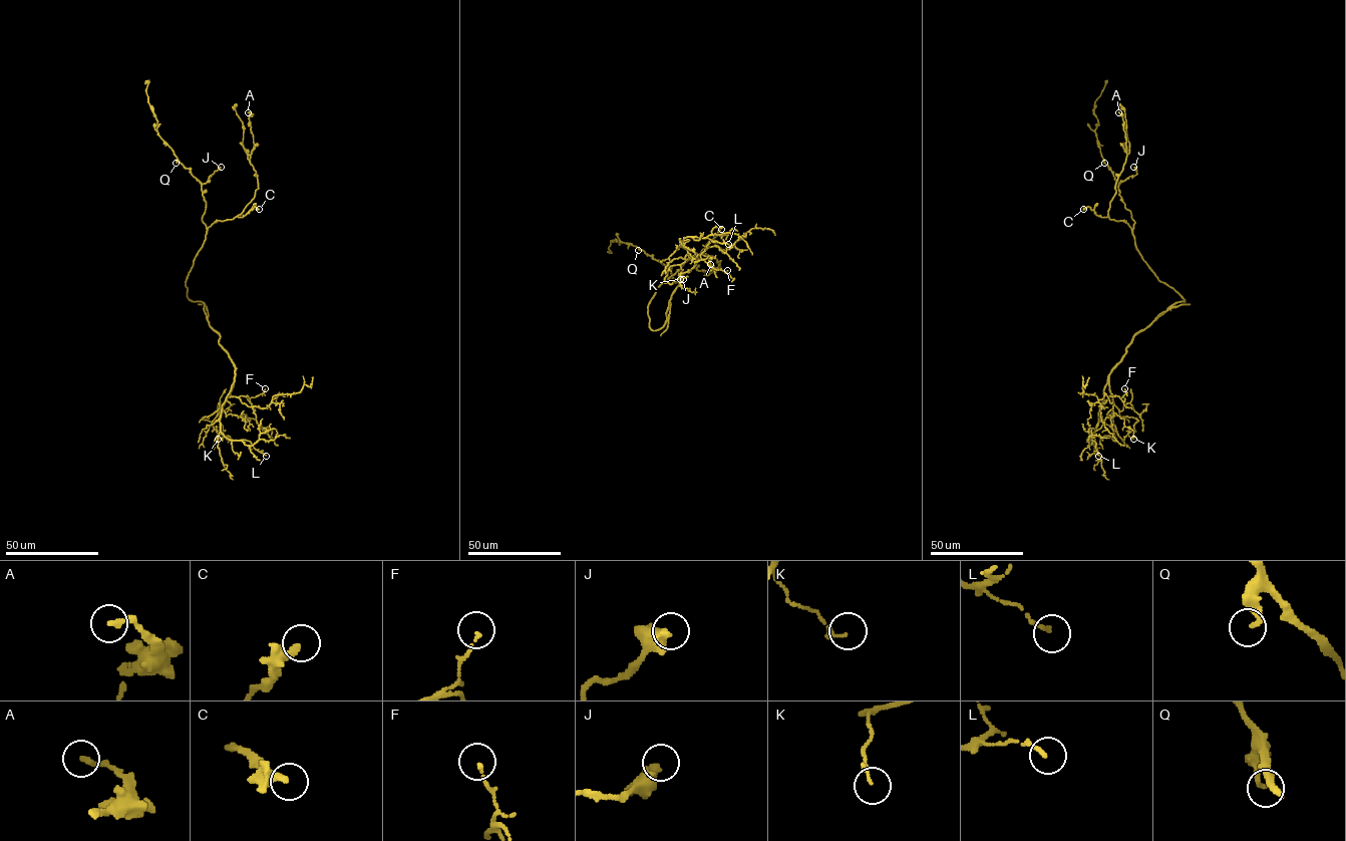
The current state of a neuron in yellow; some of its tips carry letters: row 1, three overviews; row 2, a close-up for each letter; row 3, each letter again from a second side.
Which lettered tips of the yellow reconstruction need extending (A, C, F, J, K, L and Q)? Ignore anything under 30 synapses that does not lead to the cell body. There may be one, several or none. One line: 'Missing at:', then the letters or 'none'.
Missing at: none

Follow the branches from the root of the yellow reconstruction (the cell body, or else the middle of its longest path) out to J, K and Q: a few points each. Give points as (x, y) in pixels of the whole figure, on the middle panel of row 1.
J: (651, 328), (648, 305), (669, 278), (664, 279), (668, 269), (663, 264), (674, 282), (683, 279)
K: (651, 328), (663, 325), (671, 295), (696, 254), (670, 266), (664, 281), (671, 284), (680, 273), (680, 279)
Q: (651, 328), (648, 305), (656, 289), (669, 278), (664, 279), (668, 269), (638, 250)

